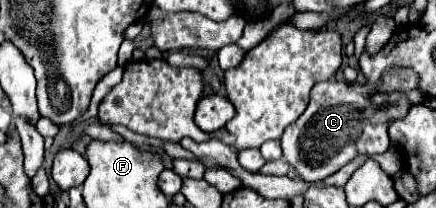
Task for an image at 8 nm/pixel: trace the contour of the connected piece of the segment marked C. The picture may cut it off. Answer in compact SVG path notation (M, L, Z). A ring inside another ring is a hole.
M389 68L383 74L383 82L379 88L375 86L355 86L341 80L327 80L321 84L315 84L311 90L309 106L301 114L299 120L295 120L281 136L281 148L283 158L295 168L295 172L305 182L317 182L345 164L349 164L357 154L383 154L389 148L389 136L387 136L387 122L393 118L401 118L407 114L409 104L405 100L391 104L389 110L379 110L369 102L369 96L375 92L391 92L391 90L411 90L417 88L417 74L411 68Z

